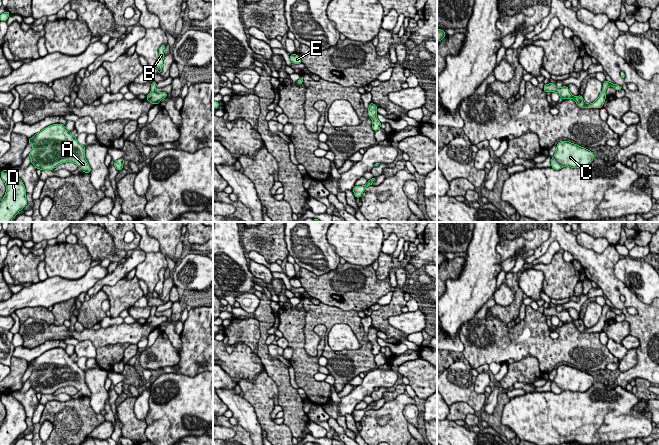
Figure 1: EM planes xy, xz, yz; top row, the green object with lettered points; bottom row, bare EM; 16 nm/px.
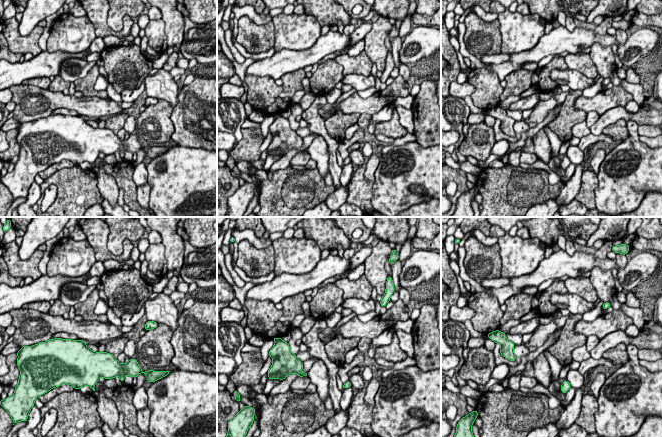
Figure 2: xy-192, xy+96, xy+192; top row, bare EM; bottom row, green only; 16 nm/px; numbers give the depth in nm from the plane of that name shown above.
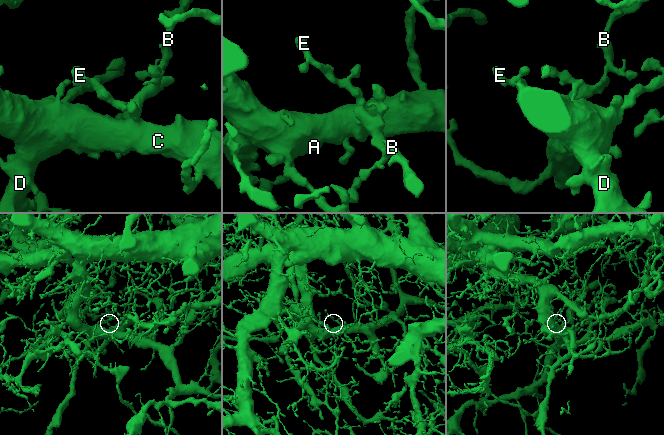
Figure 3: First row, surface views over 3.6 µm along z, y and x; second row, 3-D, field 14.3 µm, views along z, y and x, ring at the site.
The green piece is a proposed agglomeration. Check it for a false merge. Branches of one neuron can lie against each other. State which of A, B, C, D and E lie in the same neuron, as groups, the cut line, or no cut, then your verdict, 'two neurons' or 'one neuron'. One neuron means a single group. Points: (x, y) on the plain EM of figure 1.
groups A B C D E; cut none; one neuron

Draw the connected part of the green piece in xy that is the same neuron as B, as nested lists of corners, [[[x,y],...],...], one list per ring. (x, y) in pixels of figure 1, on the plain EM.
[[[161,269],[159,272],[159,281],[155,286],[155,292],[158,294],[158,298],[160,299],[160,297],[162,296],[162,292],[163,292],[163,283],[164,283],[164,276],[165,276],[165,272],[166,269]]]

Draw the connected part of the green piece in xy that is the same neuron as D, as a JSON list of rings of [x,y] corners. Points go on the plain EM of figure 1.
[[[2,394],[1,402],[6,409],[6,417],[0,428],[0,445],[11,445],[27,429],[27,416],[22,404],[11,394]]]

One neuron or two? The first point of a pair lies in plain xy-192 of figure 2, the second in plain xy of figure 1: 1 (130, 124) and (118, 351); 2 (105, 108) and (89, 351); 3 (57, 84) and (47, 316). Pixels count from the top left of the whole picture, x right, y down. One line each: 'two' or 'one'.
1: two
2: two
3: two

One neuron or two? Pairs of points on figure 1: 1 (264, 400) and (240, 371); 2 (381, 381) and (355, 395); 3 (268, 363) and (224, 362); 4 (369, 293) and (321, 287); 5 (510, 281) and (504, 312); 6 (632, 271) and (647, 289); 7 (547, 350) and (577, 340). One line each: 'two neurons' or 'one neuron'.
1: two neurons
2: one neuron
3: two neurons
4: one neuron
5: one neuron
6: one neuron
7: one neuron

